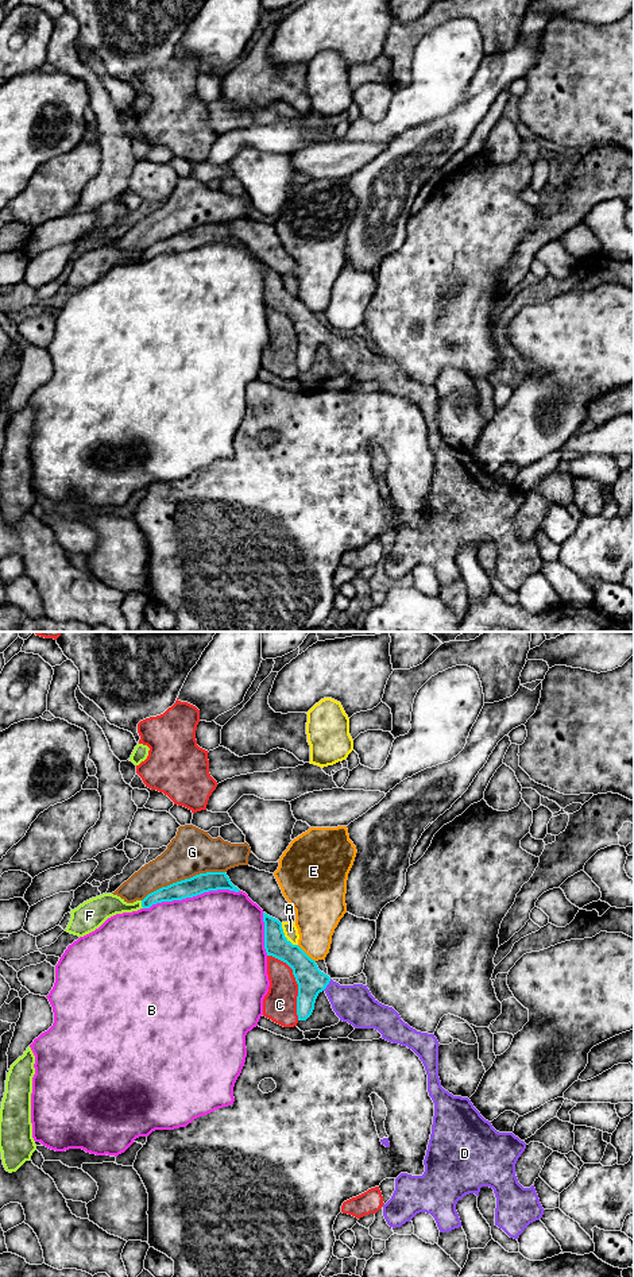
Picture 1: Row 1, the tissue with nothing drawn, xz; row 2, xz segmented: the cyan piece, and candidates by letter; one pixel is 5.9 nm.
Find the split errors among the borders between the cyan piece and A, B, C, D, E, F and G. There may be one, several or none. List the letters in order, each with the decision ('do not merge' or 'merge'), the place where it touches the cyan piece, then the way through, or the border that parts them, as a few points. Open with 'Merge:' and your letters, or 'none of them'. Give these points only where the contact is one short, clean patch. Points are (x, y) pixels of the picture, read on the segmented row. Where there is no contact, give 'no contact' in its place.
Merge: D
A: do not merge; contact xz (283, 936)
B: do not merge; contact xz (190, 897)
C: do not merge; contact xz (297, 983)
D: merge; contact xz (328, 983); way xz (310, 980), (328, 983), (346, 1000), (355, 1004)
E: do not merge; contact xz (305, 953); border xz (297, 945), (314, 961)
F: do not merge; contact xz (142, 905)
G: do not merge; contact xz (182, 880)

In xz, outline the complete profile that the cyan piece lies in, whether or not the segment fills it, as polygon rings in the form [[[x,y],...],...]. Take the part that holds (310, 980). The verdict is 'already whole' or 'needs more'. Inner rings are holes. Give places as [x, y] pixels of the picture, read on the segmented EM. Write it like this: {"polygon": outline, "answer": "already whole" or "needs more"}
{"polygon": [[[263,913],[263,922],[267,956],[286,962],[293,969],[298,984],[298,1021],[306,1021],[312,1015],[316,999],[324,991],[340,1021],[348,1022],[355,1029],[378,1030],[383,1039],[411,1049],[425,1066],[428,1092],[434,1103],[432,1134],[424,1160],[425,1172],[422,1176],[401,1173],[395,1178],[395,1191],[391,1199],[383,1204],[383,1216],[387,1224],[393,1228],[401,1227],[417,1214],[426,1212],[434,1218],[440,1232],[449,1232],[461,1227],[456,1211],[457,1201],[469,1193],[479,1197],[480,1188],[490,1187],[496,1197],[495,1226],[502,1228],[510,1238],[518,1239],[530,1223],[542,1218],[545,1211],[534,1185],[523,1188],[515,1176],[515,1164],[525,1151],[526,1143],[513,1133],[496,1131],[468,1097],[453,1096],[441,1087],[438,1077],[440,1043],[434,1034],[421,1033],[410,1027],[393,1007],[379,1003],[367,985],[340,985],[333,981],[318,969],[314,960],[285,937],[282,923],[278,919]]], "answer": "needs more"}

